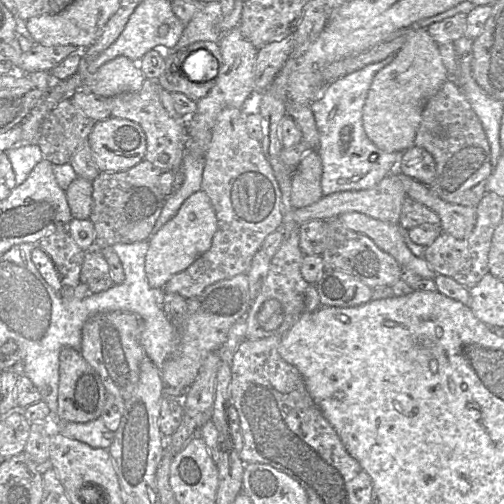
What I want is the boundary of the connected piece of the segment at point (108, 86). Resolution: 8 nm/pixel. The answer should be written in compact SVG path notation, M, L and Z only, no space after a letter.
M120 55L103 64L94 74L85 74L81 90L113 97L140 90L145 80L139 64Z

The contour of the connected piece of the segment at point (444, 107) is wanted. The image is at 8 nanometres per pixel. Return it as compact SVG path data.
M448 79L427 102L414 146L425 149L434 159L435 179L428 187L435 195L451 204L478 205L493 171L490 145L479 118L453 79Z

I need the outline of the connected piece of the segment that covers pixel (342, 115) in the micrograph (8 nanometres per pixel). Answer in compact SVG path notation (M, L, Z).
M390 55L328 84L323 90L323 97L310 104L319 136L317 153L323 166L323 196L343 191L367 190L376 186L391 172L401 173L400 161L403 152L388 153L380 150L366 135L362 122L363 106L373 78L378 71L390 64L394 57L395 55Z

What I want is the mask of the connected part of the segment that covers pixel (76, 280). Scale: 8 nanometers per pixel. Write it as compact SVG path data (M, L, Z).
M68 232L49 234L37 244L54 263L62 286L74 288L81 282L80 271L86 251L75 243Z

